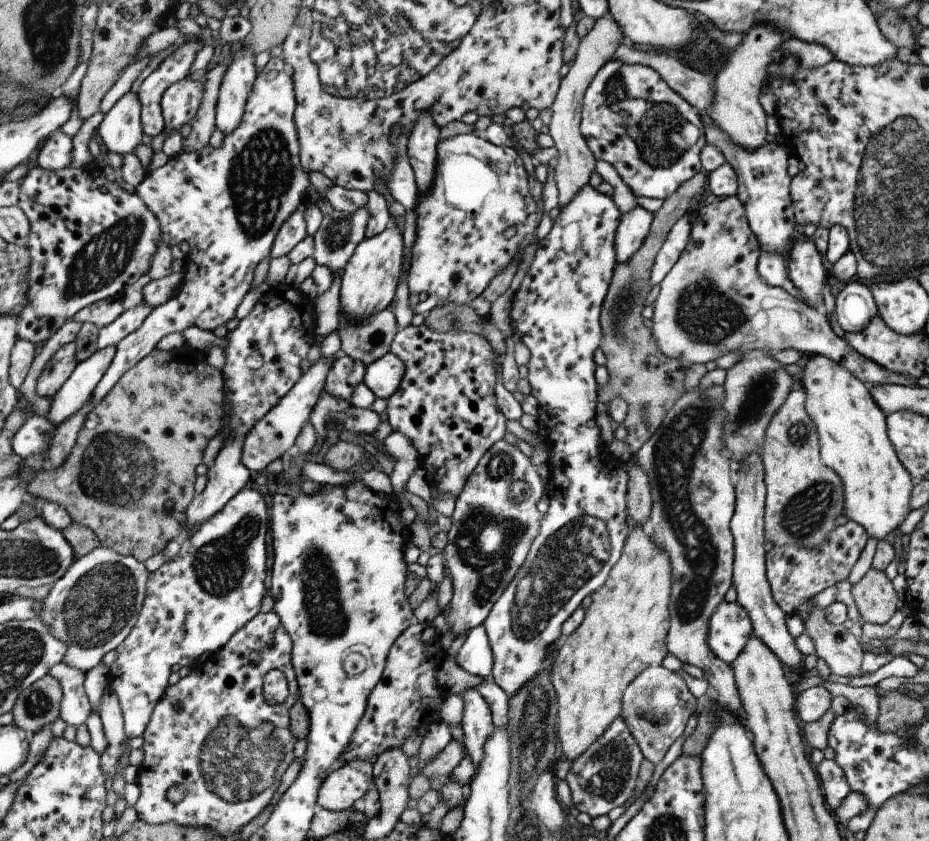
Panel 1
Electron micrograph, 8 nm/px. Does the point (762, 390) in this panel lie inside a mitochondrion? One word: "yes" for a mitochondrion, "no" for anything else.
yes

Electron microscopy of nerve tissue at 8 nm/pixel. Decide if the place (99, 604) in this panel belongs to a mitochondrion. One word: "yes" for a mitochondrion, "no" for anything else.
yes

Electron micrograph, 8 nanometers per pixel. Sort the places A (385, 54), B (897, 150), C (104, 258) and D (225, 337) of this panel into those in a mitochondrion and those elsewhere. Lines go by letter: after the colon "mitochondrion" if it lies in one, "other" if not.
A: mitochondrion
B: mitochondrion
C: mitochondrion
D: other

